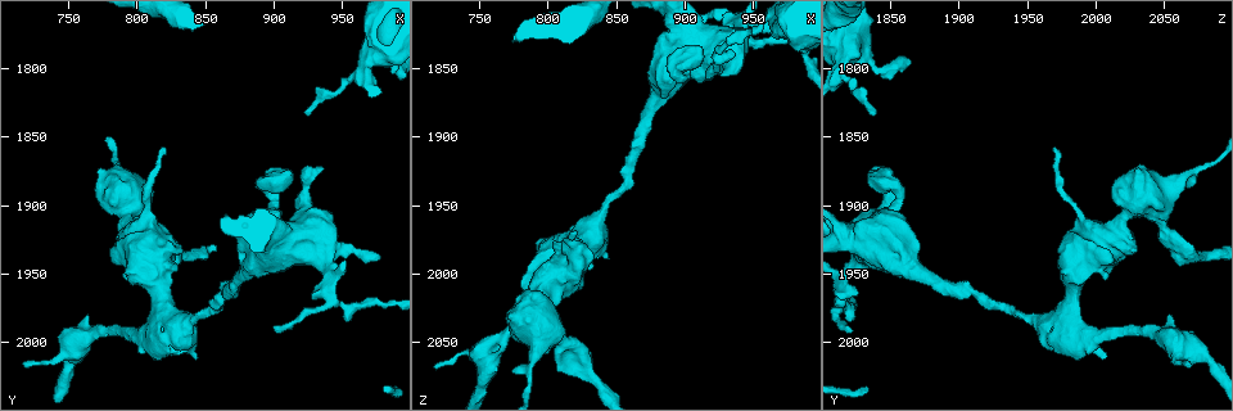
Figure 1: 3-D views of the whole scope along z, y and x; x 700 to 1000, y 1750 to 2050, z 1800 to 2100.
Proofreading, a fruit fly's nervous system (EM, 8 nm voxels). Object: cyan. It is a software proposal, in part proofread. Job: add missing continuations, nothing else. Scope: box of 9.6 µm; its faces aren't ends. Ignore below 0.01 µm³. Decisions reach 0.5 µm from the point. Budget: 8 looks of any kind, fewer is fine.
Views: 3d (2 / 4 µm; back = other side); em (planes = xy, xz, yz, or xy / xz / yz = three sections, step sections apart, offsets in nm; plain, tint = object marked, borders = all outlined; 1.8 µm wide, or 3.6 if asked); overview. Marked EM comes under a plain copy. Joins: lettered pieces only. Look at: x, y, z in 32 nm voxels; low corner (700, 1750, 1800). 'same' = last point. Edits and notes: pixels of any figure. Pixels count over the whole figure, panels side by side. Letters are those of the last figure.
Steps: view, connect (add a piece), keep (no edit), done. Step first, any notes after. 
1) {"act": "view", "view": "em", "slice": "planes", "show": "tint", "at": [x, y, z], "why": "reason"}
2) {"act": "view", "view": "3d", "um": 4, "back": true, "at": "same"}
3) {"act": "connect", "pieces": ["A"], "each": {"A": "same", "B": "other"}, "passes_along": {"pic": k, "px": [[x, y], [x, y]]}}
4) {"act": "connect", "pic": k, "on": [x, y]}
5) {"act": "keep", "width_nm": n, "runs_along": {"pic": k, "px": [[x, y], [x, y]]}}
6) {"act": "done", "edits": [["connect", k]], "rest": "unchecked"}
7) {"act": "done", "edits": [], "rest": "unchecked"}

{"act": "view", "view": "em", "slice": "planes", "show": "borders", "at": [820, 1974, 1980], "why": "sharp bend"}

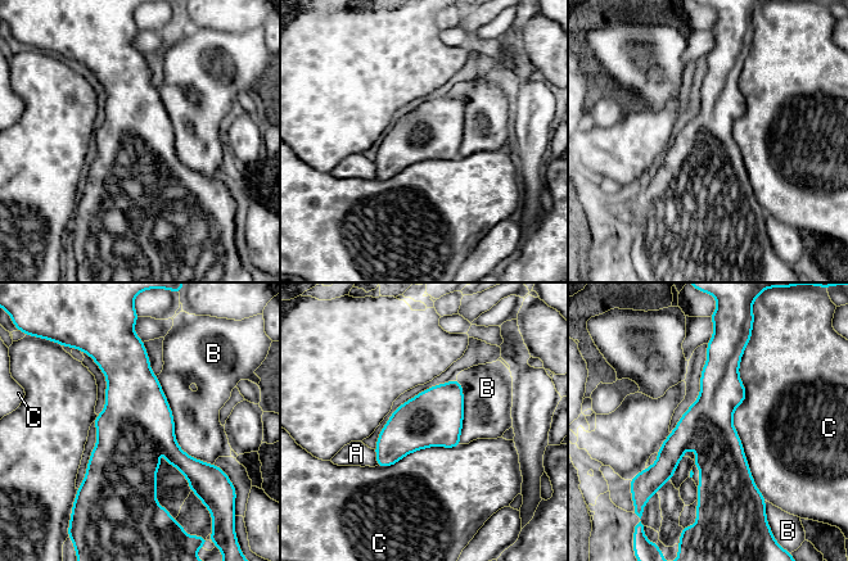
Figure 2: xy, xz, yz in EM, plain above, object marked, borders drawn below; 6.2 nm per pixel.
{"act": "keep", "width_nm": 320, "each": {"A": "other", "B": "other", "C": "other"}, "found": "no lettered piece goes on from it"}

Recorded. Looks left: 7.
{"act": "view", "view": "3d", "um": 2, "back": true, "at": [900, 1992, 1820], "why": "free end"}

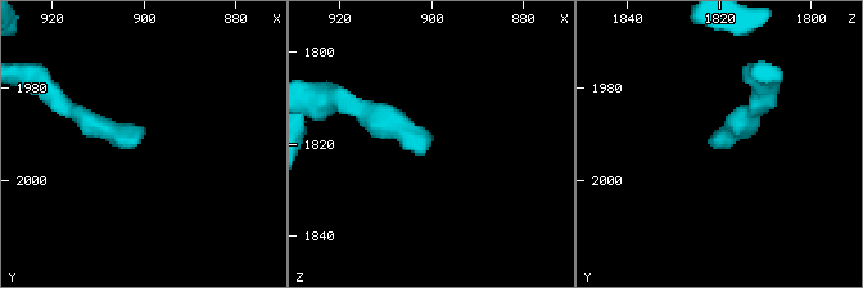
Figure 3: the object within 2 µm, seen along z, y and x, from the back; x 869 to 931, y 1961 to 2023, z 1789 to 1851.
{"act": "view", "view": "em", "slice": "planes", "show": "tint", "at": [902, 1992, 1820], "why": "shape alone is not enough"}

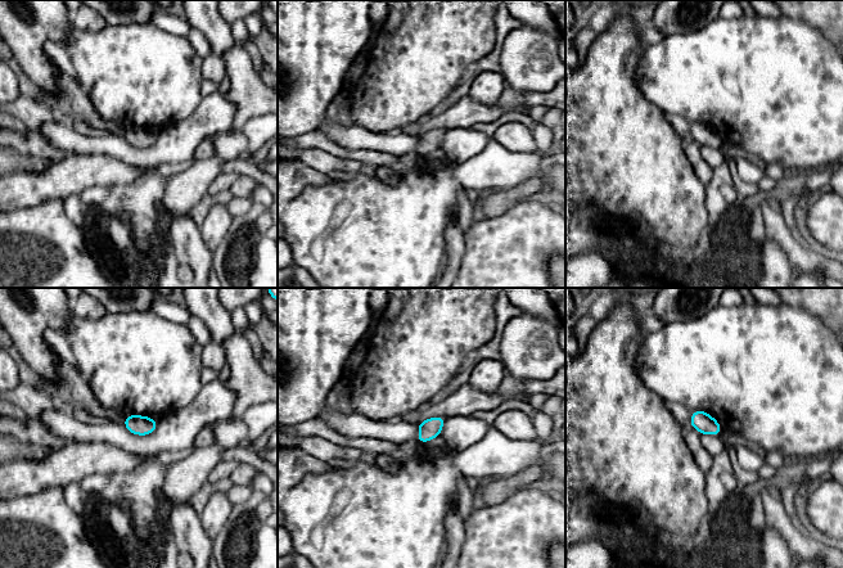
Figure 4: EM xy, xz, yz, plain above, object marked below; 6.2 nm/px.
{"act": "view", "view": "em", "slice": "planes", "show": "borders", "at": "same"}

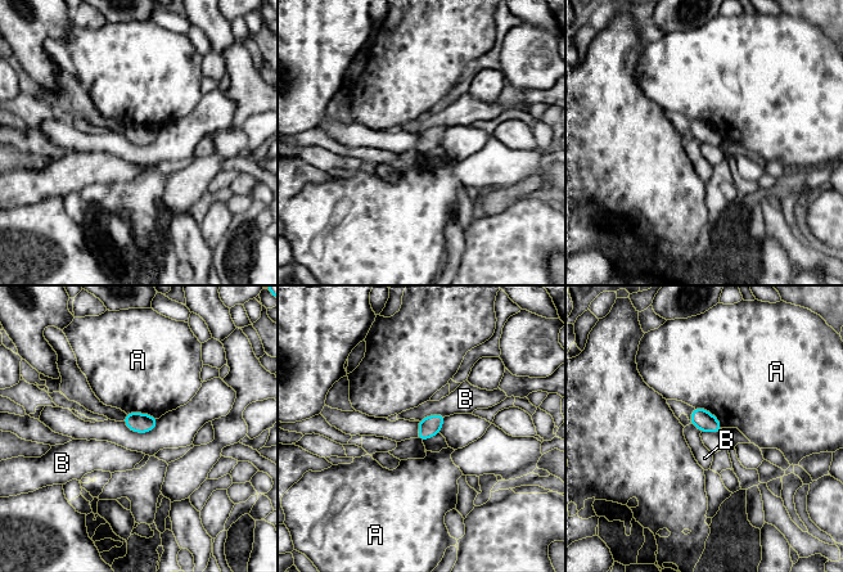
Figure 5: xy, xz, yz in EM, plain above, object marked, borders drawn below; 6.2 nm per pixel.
{"act": "keep", "longest_contact_nm": ["A", 220], "each": {"A": "other", "B": "other"}, "found": "none of them fits"}

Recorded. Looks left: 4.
{"act": "view", "view": "em", "um": 3.6, "slice": "planes", "show": "borders", "at": [922, 1904, 1848], "why": "abrupt turn"}

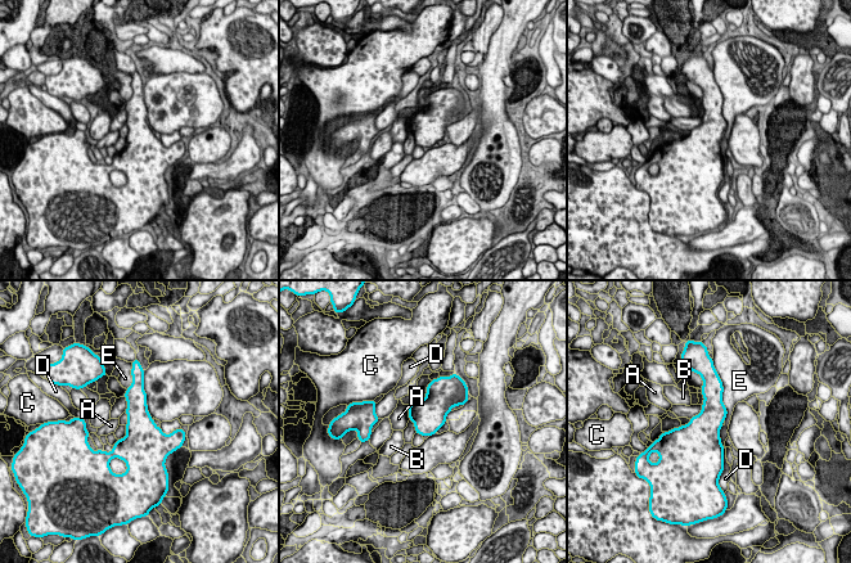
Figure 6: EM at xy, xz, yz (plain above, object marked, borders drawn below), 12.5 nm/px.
{"act": "keep", "each": {"A": "other", "B": "other", "C": "other", "D": "other", "E": "other"}, "found": "no lettered piece goes on from it"}

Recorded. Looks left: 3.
{"act": "done", "edits": [], "rest": "unchecked"}

